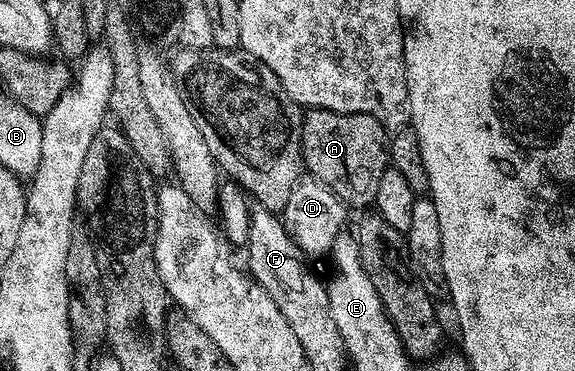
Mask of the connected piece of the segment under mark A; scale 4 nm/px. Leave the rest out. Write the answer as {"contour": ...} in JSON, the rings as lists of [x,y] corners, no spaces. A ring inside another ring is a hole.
{"contour":[[[309,109],[302,118],[302,162],[305,171],[328,186],[343,204],[365,209],[373,205],[376,186],[380,186],[380,178],[384,178],[384,170],[390,164],[388,129],[372,114]]]}

